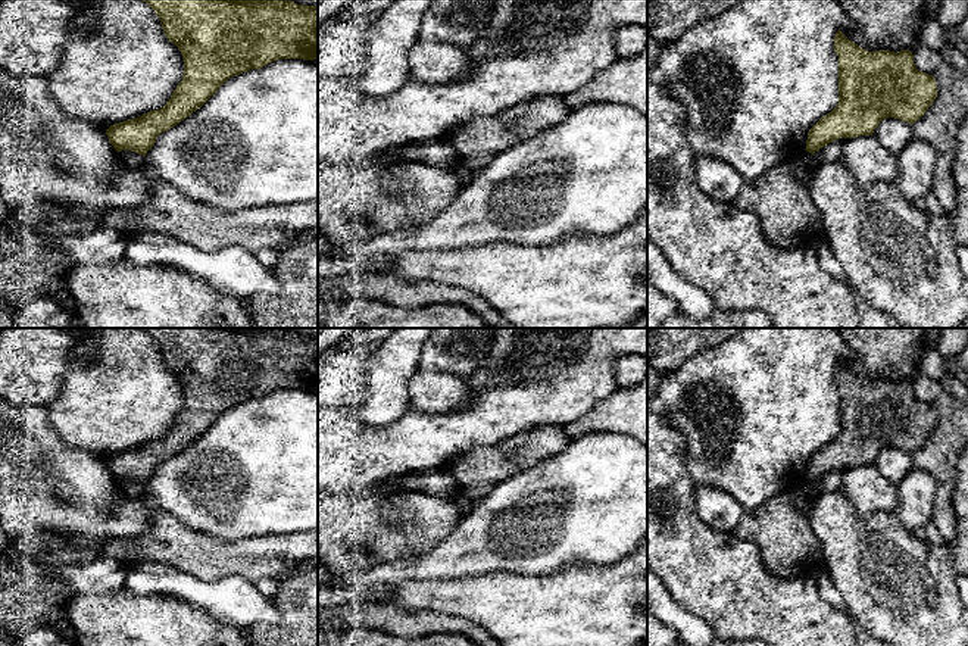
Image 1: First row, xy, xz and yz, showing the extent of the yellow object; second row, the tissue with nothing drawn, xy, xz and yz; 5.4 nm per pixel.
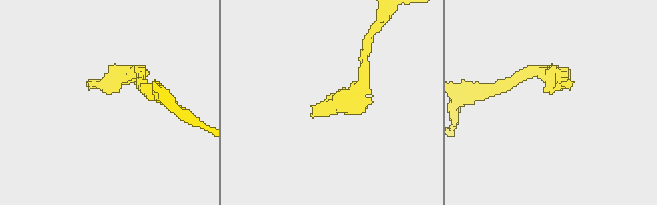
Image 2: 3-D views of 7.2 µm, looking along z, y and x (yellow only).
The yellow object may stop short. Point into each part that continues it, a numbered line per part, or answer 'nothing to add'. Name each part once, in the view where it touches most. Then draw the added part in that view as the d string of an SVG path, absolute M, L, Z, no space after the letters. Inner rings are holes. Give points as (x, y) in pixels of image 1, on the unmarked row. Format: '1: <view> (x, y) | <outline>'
nothing to add

